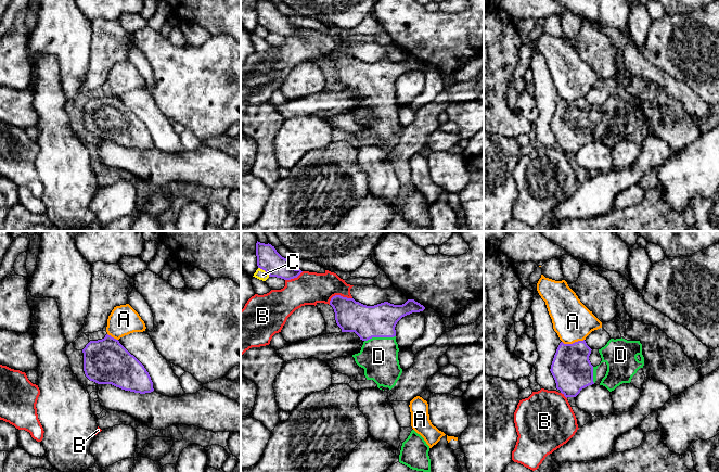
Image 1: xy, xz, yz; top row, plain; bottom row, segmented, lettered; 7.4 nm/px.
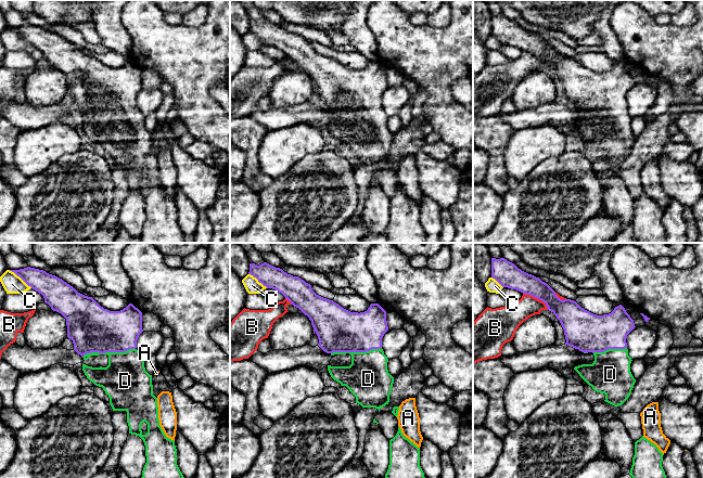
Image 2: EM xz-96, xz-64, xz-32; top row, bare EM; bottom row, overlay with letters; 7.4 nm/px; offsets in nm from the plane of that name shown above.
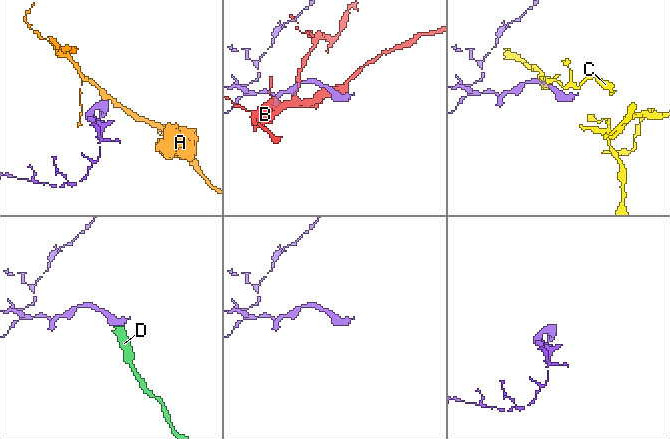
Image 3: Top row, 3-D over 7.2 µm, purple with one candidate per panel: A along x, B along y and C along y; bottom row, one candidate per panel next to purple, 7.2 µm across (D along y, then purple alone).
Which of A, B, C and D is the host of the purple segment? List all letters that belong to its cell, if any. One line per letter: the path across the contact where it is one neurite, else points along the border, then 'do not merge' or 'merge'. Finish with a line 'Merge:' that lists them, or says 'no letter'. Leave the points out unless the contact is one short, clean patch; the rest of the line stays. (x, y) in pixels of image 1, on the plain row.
A: border along yz (583, 96), (572, 100), (562, 99); do not merge
B: do not merge
C: border along xz (258, 24), (269, 33); do not merge
D: runs through xz (380, 77), (380, 93), (379, 113); merge
Merge: D

